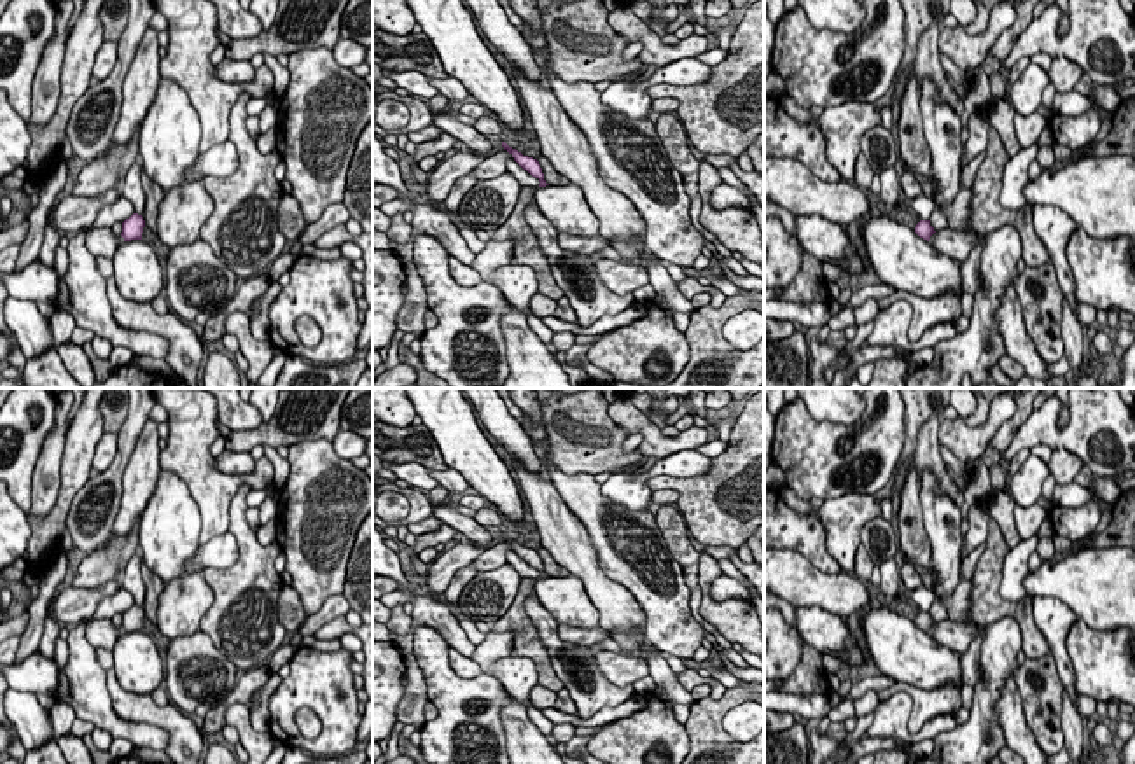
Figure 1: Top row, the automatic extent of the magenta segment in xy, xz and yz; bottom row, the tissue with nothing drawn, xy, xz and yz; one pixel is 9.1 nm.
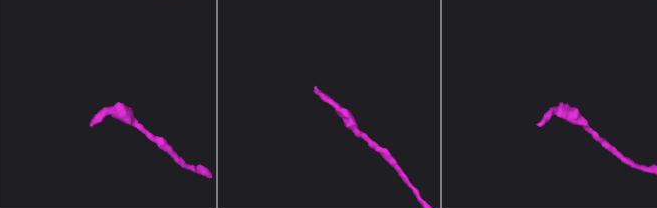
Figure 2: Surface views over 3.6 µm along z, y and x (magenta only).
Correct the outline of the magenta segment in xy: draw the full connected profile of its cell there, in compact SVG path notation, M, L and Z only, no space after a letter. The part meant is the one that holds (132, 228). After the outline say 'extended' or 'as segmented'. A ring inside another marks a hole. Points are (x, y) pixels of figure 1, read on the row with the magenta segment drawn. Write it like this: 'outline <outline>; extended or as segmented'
outline M133 213L129 219L122 222L121 236L124 238L124 241L142 240L143 227L145 227L143 217Z; as segmented

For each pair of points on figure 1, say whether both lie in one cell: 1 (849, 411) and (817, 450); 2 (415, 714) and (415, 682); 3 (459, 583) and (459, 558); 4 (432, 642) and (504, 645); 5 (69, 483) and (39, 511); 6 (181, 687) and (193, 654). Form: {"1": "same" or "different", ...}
{"1": "different", "2": "same", "3": "different", "4": "different", "5": "different", "6": "same"}

